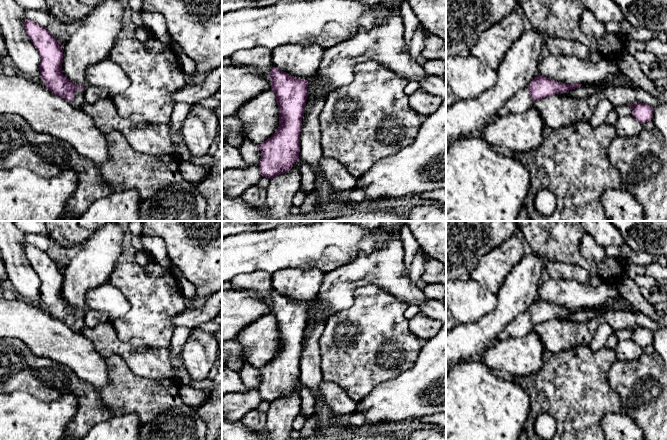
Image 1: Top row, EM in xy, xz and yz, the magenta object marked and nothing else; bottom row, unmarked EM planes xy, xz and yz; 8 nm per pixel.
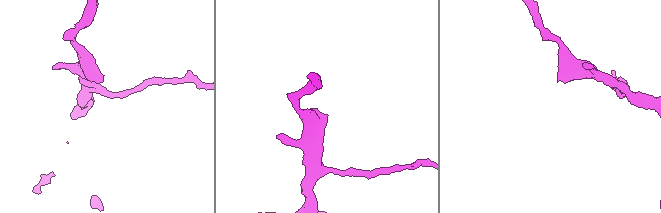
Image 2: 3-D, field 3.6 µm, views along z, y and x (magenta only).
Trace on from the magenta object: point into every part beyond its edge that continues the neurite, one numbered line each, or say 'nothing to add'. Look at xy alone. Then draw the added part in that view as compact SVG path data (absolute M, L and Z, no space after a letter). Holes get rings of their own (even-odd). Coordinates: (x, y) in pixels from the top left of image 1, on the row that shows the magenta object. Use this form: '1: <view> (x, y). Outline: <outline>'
1: xy (78, 100). Outline: M79 88L74 93L74 98L70 101L71 105L76 108L81 108L81 106L86 102L84 98L84 91Z

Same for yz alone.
1: yz (521, 101). Outline: M525 87L521 91L512 96L505 105L497 112L497 117L505 116L507 114L518 114L525 112L532 107L534 101L531 99L530 90Z

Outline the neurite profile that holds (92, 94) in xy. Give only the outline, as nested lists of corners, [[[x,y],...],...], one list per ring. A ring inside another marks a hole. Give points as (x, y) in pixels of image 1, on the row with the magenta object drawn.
[[[87,86],[84,88],[84,98],[87,103],[95,103],[100,99],[110,97],[109,91],[96,86]]]

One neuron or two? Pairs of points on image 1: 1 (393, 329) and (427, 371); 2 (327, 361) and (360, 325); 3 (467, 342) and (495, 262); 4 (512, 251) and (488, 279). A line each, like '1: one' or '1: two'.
1: two
2: one
3: two
4: one

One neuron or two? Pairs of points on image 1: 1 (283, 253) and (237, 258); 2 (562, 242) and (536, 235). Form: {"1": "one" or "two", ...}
{"1": "one", "2": "one"}

